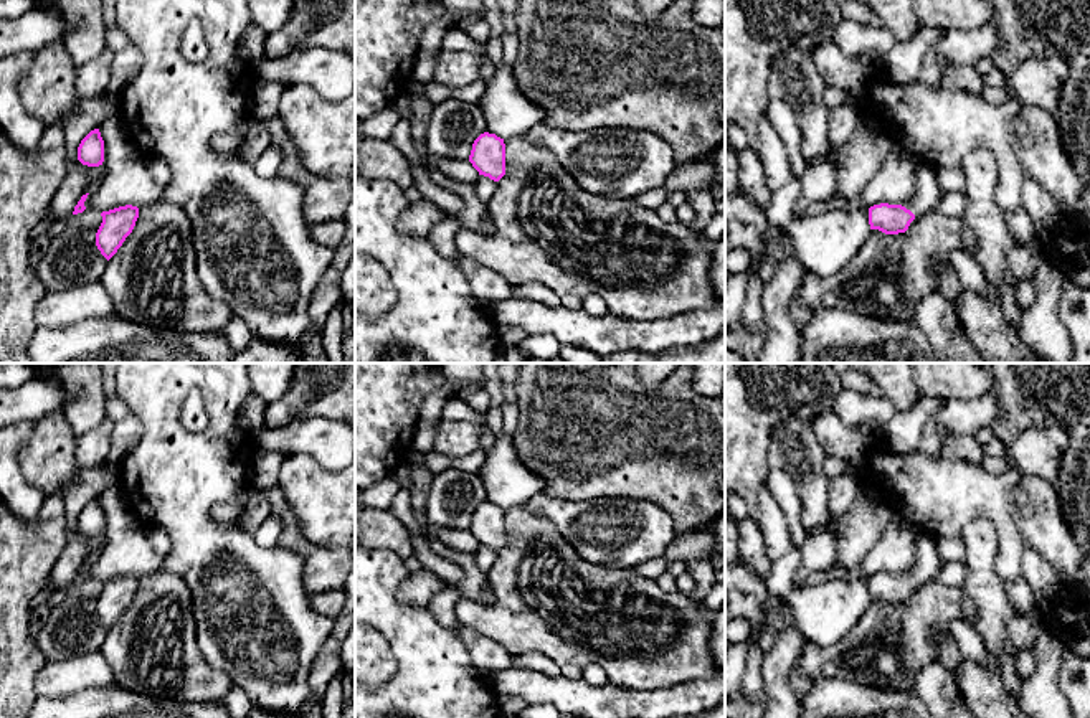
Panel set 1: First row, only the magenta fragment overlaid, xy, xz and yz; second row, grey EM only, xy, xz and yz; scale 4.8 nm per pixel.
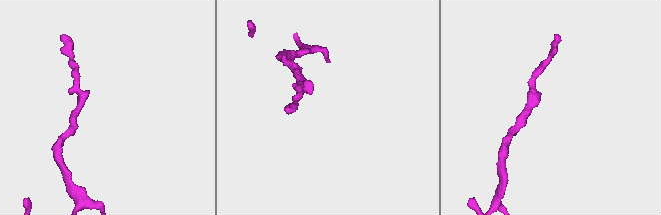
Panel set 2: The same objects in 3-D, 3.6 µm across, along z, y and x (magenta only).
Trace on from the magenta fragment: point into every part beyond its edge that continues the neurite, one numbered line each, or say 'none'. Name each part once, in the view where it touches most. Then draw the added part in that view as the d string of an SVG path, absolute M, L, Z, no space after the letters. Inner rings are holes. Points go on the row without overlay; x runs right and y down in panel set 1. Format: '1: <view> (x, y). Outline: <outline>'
1: yz (927, 565). Outline: M917 531L915 563L907 573L902 574L910 579L915 588L922 586L930 579L938 578L938 573L941 569L941 560L938 555L936 543L936 536L925 531Z

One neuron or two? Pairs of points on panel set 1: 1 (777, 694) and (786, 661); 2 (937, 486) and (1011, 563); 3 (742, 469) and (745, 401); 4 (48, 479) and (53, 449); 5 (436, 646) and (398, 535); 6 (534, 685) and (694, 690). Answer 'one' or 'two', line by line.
1: one
2: one
3: one
4: one
5: two
6: one

